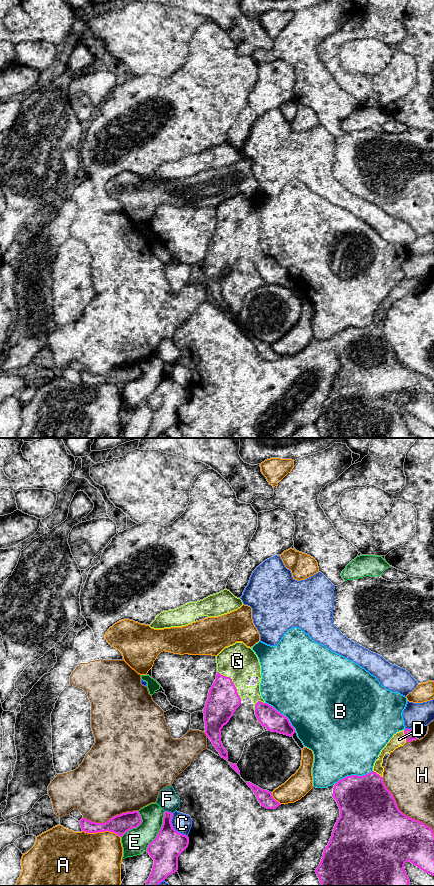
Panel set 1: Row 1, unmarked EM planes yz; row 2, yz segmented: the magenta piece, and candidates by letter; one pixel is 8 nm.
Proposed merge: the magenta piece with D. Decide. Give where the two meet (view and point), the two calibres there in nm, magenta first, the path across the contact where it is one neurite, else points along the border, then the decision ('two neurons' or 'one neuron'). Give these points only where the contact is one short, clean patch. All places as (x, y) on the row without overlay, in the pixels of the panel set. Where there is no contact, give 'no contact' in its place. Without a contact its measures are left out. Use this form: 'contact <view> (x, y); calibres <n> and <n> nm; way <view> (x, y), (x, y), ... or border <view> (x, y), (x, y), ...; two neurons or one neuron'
contact yz (406, 288); calibres 90 and 110 nm; one neuron

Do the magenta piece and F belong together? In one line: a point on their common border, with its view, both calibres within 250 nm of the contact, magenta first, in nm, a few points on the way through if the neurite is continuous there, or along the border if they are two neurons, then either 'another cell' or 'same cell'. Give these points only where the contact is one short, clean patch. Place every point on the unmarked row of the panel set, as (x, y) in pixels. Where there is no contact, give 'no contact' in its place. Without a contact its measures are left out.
yz (169, 364) | 240/160 nm | another cell

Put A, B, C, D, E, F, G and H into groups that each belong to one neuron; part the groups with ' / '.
A F / B / C / D G / E / H

